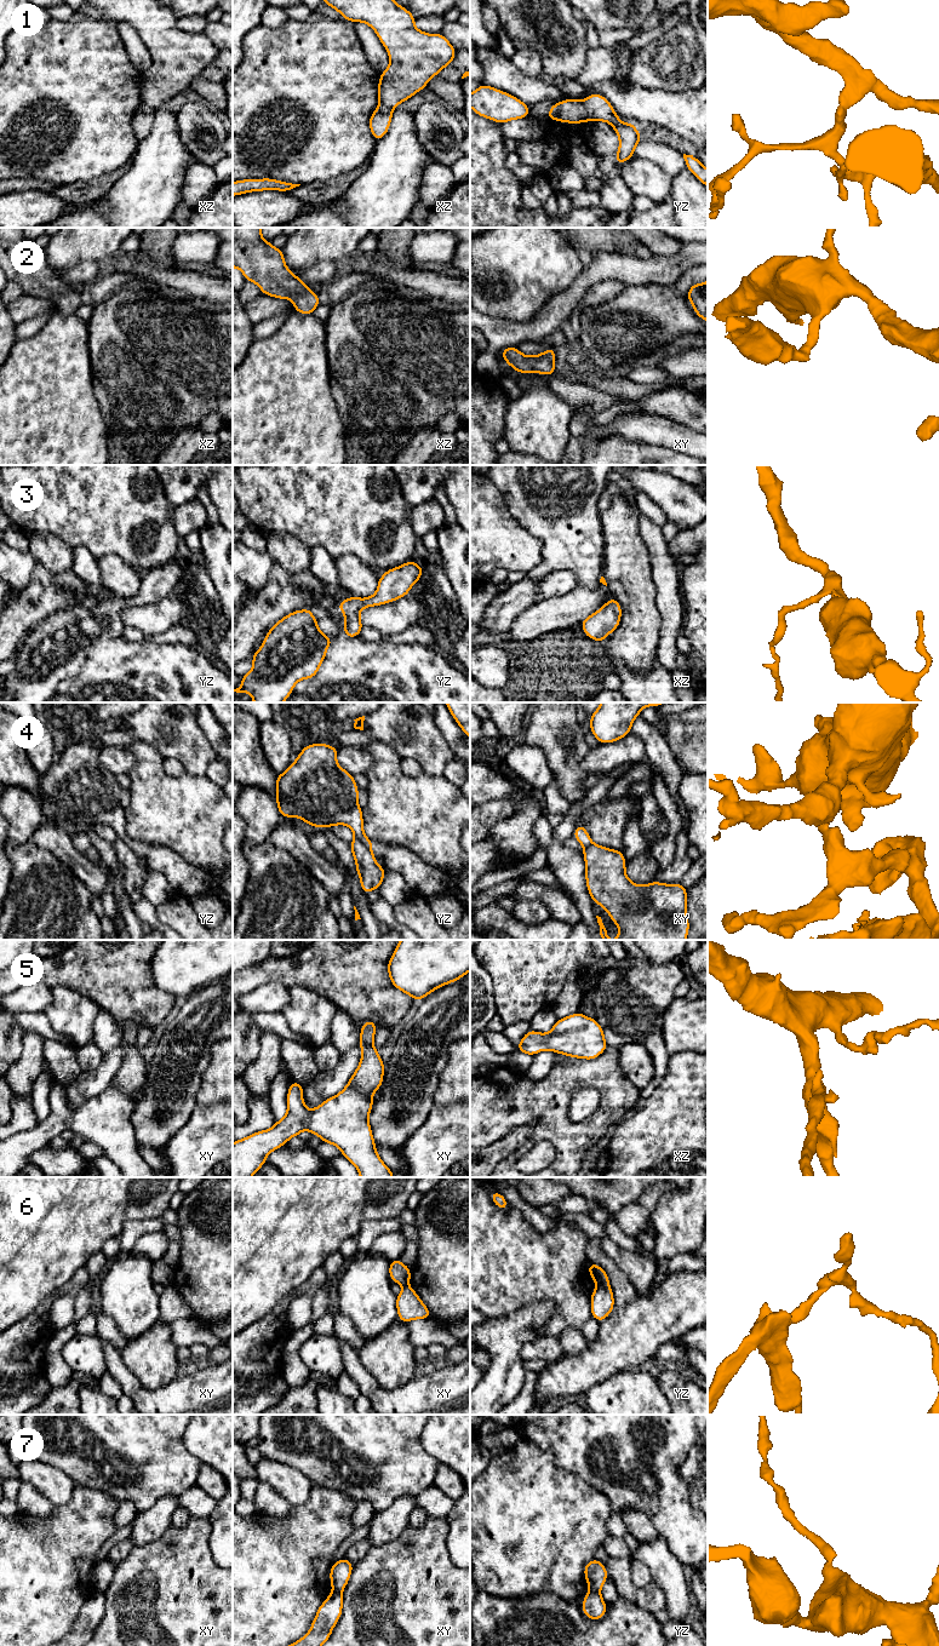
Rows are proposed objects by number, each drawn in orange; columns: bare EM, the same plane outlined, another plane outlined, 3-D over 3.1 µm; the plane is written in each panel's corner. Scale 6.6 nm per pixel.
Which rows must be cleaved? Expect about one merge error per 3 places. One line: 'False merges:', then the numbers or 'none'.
False merges: 4, 6, 7

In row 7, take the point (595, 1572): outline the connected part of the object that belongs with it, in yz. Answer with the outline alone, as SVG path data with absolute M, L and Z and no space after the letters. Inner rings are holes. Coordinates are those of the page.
M592 1559L584 1566L584 1577L590 1590L600 1591L608 1578L608 1573L601 1561Z

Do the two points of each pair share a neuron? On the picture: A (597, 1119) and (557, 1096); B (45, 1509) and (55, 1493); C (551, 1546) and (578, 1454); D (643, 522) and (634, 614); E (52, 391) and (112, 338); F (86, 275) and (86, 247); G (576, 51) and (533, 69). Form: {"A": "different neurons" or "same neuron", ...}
{"A": "same neuron", "B": "different neurons", "C": "different neurons", "D": "different neurons", "E": "different neurons", "F": "different neurons", "G": "different neurons"}

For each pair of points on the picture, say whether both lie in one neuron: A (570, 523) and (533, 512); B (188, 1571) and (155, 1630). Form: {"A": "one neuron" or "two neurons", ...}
{"A": "one neuron", "B": "one neuron"}

